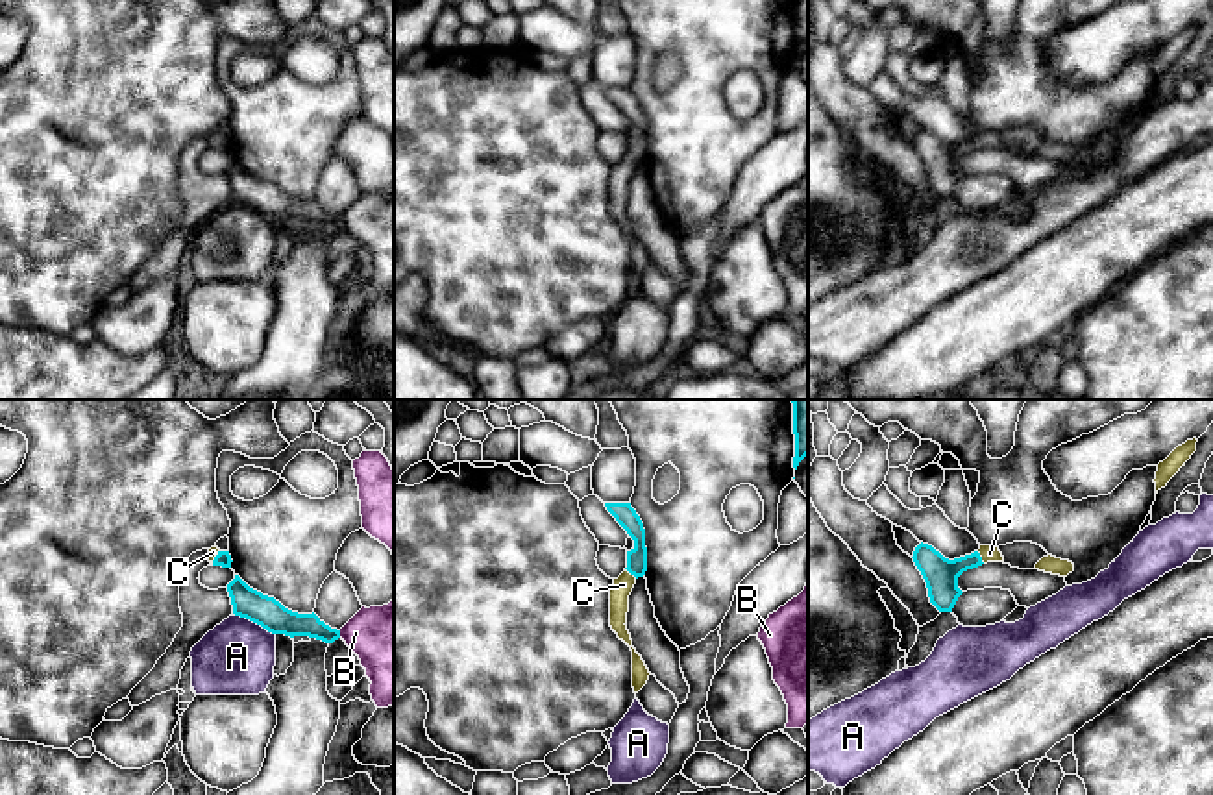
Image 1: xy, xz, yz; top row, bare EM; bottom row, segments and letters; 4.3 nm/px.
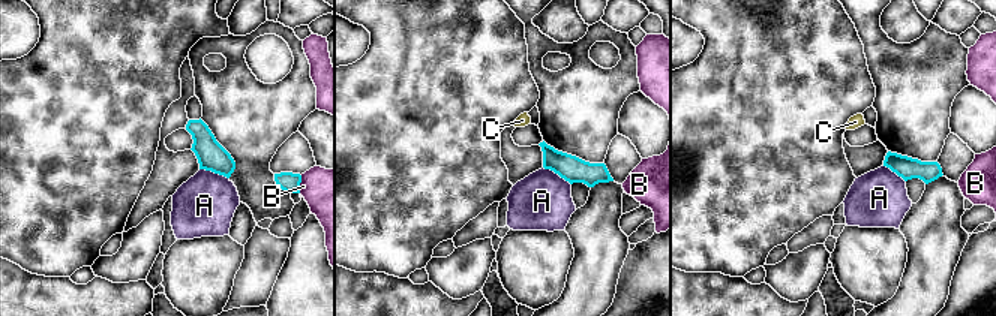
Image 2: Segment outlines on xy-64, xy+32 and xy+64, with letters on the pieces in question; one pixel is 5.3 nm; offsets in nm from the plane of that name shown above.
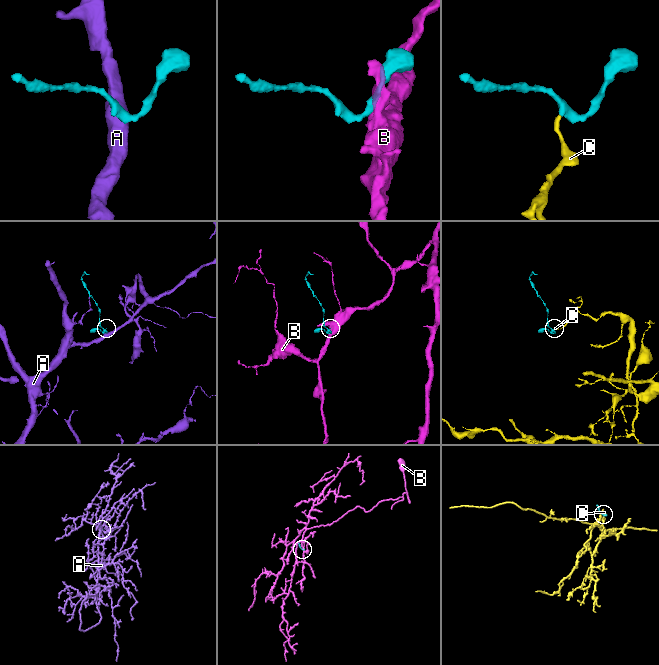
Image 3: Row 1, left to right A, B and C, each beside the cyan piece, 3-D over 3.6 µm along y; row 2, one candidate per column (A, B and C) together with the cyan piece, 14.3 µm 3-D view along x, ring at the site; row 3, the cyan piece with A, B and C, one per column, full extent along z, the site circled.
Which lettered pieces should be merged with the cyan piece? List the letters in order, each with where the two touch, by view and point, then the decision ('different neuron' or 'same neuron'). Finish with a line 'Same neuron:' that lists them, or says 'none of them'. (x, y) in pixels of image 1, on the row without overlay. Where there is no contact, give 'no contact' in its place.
A: meets cyan in xy at (254, 207); different neuron
B: meets cyan in xy at (339, 220); different neuron
C: meets cyan in yz at (980, 143); same neuron
Same neuron: C

